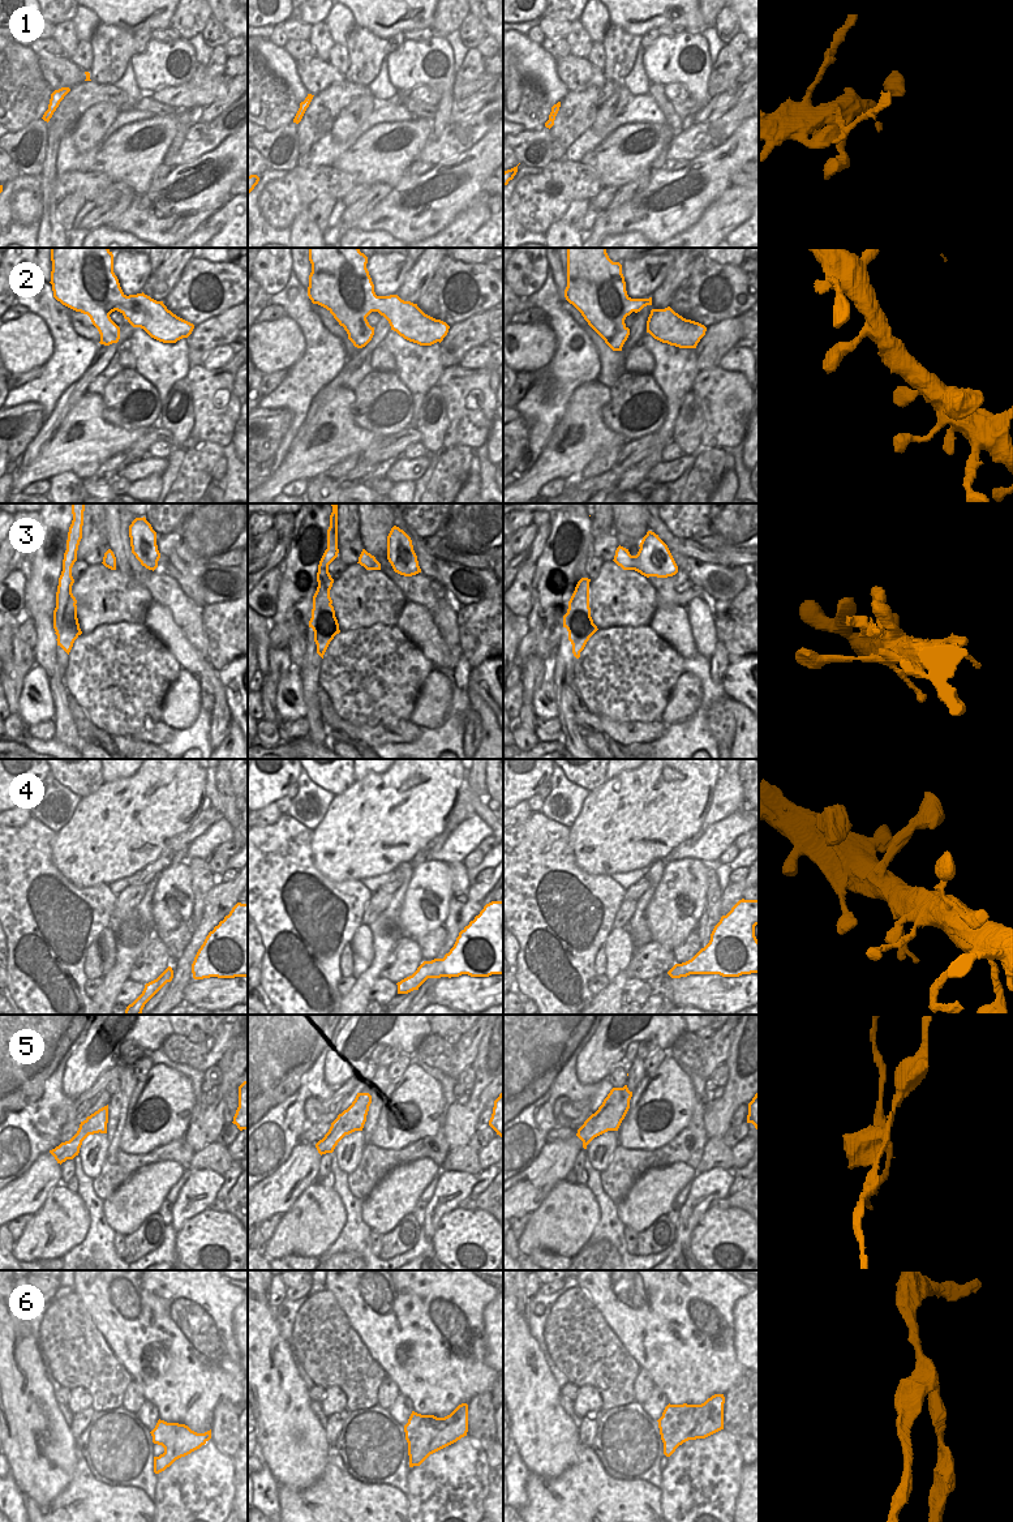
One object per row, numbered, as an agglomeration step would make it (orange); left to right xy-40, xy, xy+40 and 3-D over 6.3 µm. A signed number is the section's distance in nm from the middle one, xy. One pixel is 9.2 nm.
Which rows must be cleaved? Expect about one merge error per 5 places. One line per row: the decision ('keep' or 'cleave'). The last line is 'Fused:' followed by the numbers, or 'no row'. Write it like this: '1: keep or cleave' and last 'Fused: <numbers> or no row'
1: keep
2: keep
3: cleave
4: keep
5: cleave
6: cleave
Fused: 3, 5, 6

